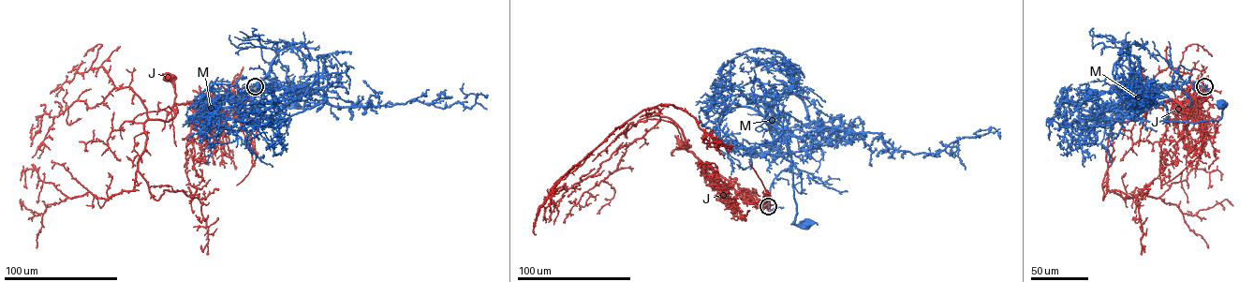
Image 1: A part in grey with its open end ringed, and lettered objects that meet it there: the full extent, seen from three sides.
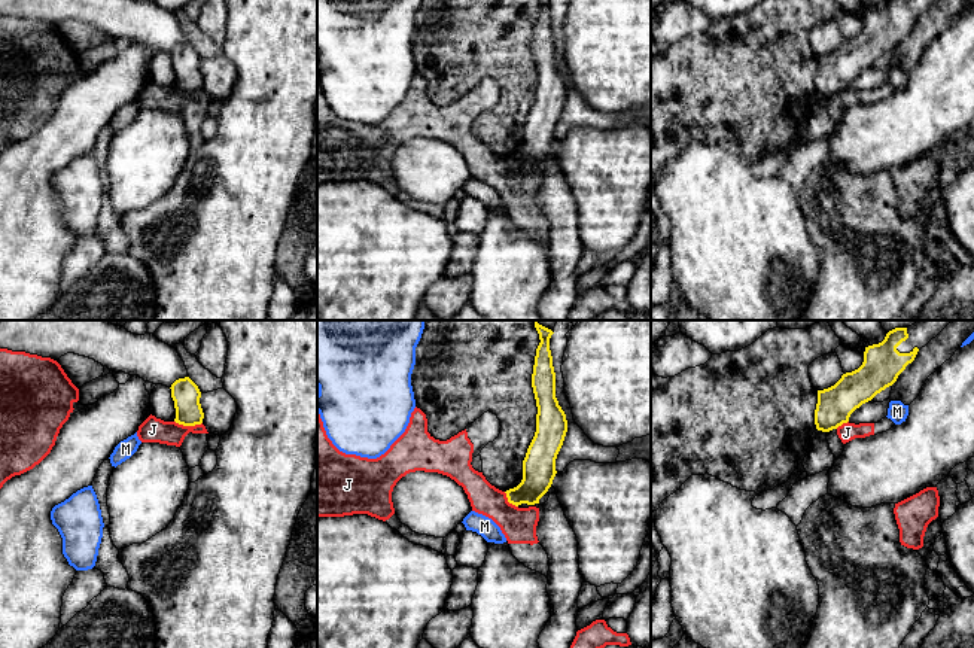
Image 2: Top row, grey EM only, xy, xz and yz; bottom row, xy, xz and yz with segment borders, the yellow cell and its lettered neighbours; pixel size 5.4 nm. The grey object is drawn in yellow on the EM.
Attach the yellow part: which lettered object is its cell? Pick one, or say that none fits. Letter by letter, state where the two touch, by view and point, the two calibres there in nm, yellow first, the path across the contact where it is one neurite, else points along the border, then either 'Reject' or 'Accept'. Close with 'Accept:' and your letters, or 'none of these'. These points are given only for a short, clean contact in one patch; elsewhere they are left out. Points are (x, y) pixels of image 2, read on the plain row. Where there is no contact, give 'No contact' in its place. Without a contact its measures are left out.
J: Touches yellow at xy (188, 91). Thickness 150 nm (yellow) against 140 nm. Boundary: xy (174, 87), (183, 91), (201, 90). Reject
M: No contact. Reject
Accept: none of these

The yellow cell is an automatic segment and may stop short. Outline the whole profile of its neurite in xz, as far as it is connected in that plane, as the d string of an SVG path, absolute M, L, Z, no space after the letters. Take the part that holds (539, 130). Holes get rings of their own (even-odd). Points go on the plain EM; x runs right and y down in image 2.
M539 0L532 54L536 66L536 98L523 127L521 149L506 156L508 168L535 171L548 158L557 140L556 125L563 112L567 86L556 64L556 39L550 16L553 0Z

